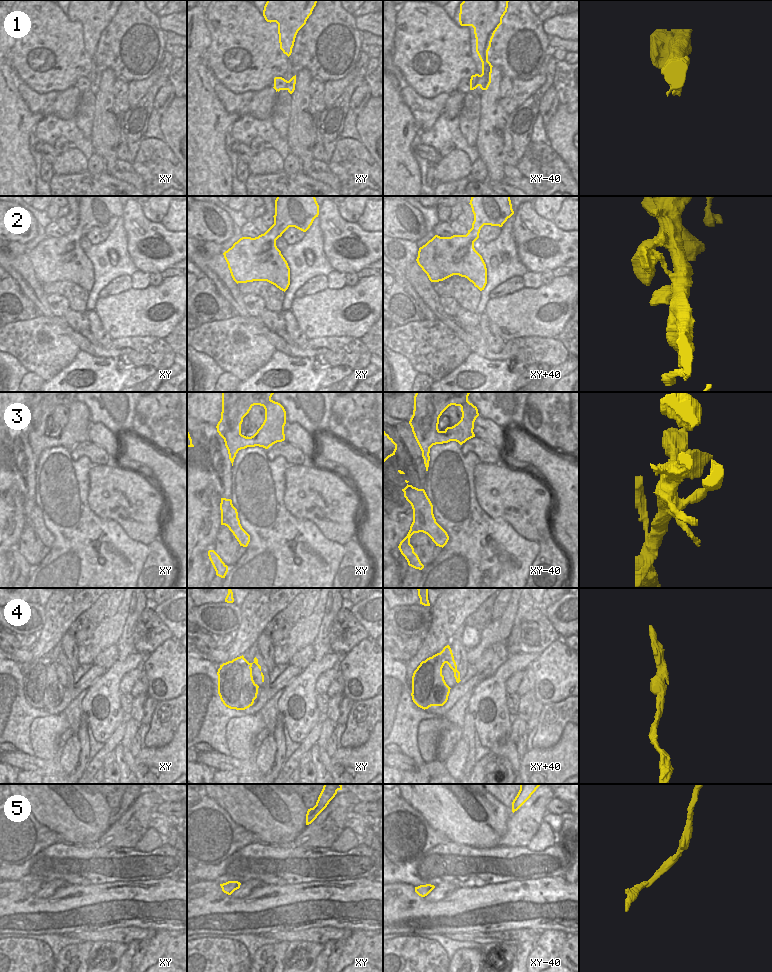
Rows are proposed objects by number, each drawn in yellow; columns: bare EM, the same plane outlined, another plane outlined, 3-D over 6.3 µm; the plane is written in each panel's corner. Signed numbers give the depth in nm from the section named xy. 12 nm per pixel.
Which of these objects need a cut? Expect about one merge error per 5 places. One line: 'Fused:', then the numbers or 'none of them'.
Fused: 1, 4

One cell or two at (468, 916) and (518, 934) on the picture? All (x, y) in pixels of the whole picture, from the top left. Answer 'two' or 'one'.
two

